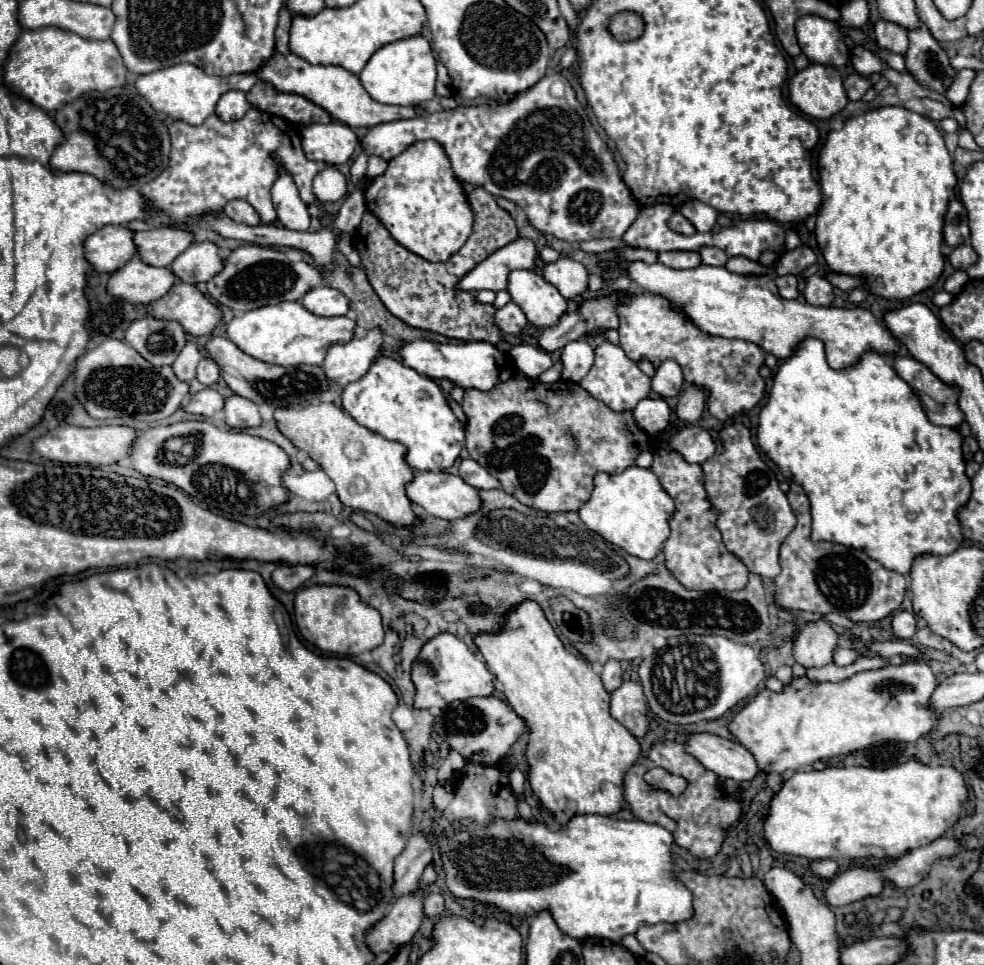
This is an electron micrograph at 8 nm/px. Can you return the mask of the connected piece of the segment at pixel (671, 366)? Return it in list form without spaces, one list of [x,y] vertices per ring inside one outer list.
[[[665,361],[657,371],[655,371],[655,377],[653,377],[653,391],[667,399],[667,397],[675,397],[679,395],[683,387],[683,373],[681,373],[681,367],[679,363],[675,361]]]

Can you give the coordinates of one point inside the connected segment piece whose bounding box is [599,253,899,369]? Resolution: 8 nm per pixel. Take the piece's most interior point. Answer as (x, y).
(721, 303)

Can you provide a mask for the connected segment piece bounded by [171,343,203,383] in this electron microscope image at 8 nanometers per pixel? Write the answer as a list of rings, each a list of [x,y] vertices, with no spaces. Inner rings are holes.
[[[187,343],[171,367],[181,381],[189,383],[195,377],[195,369],[197,369],[197,363],[201,361],[201,357],[203,357],[201,349],[195,343]]]

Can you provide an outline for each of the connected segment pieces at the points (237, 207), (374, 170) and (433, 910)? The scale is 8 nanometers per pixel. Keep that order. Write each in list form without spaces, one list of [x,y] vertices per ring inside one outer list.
[[[239,199],[229,201],[223,211],[229,219],[233,219],[237,223],[245,223],[245,225],[259,225],[261,223],[259,215],[255,213],[255,209],[247,201],[239,201]]]
[[[371,155],[371,157],[369,157],[369,169],[367,169],[367,177],[369,177],[369,179],[381,175],[385,169],[387,169],[387,161],[385,161],[385,159],[381,159],[381,157],[377,157],[377,155]]]
[[[429,893],[427,901],[425,901],[425,915],[427,917],[435,917],[441,915],[445,911],[445,899],[439,893]]]

